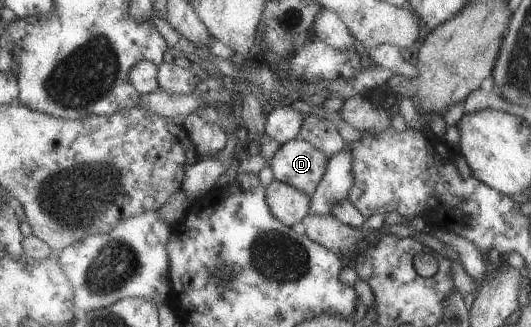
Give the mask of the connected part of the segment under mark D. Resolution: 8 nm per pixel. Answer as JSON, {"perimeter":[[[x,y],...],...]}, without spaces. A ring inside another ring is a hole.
{"perimeter":[[[295,139],[281,146],[271,166],[275,180],[314,195],[327,174],[329,160],[314,144]]]}

